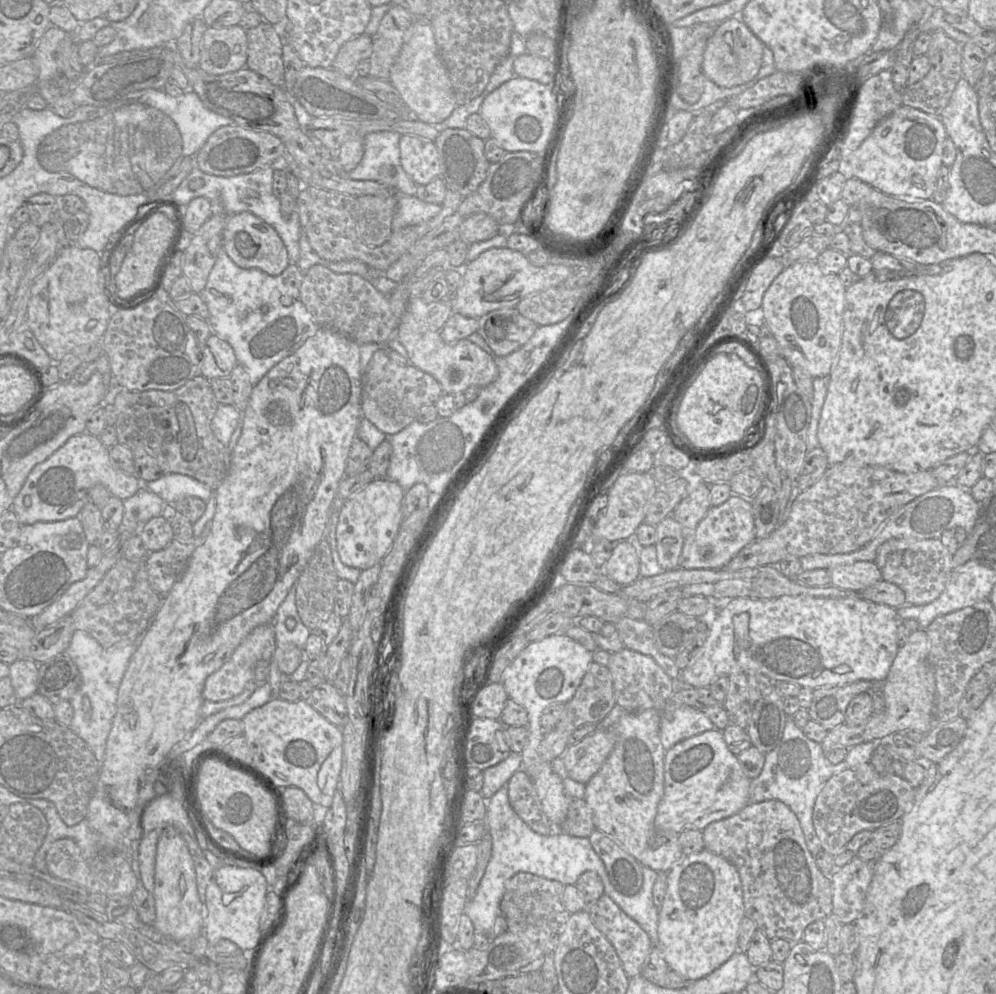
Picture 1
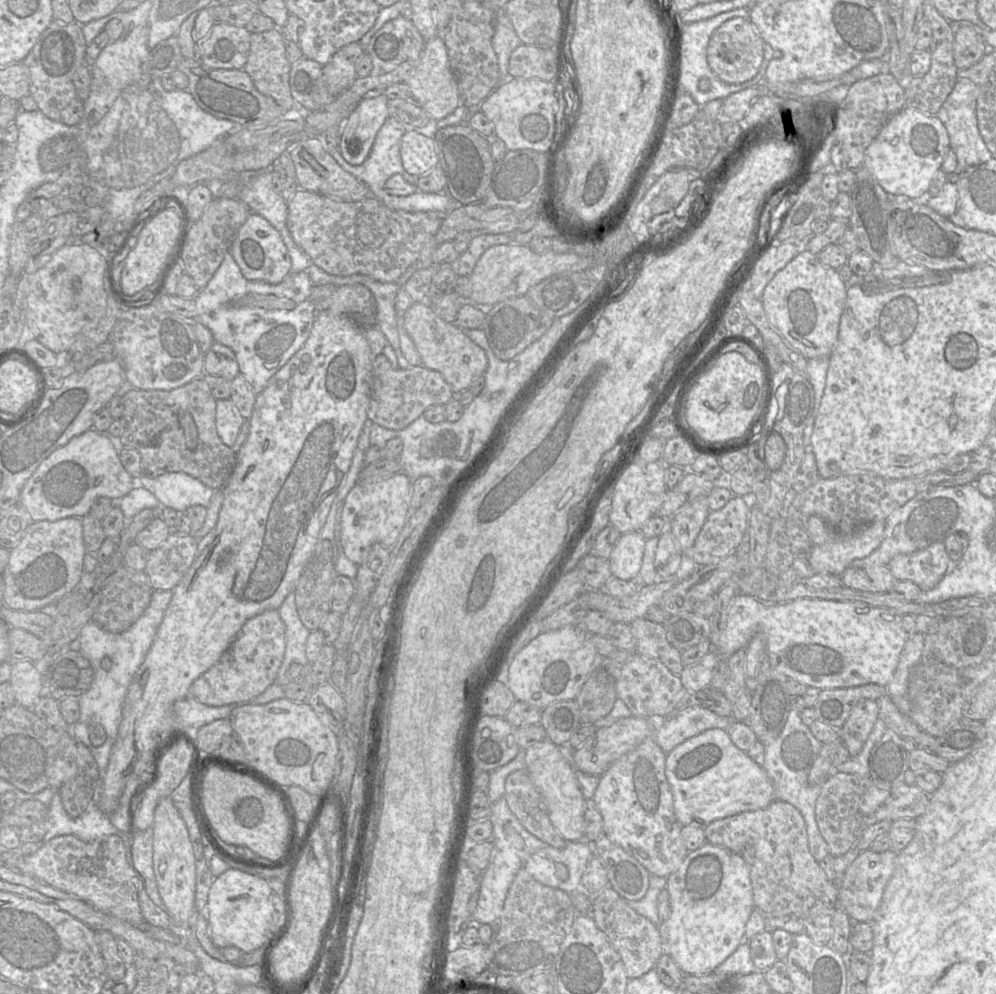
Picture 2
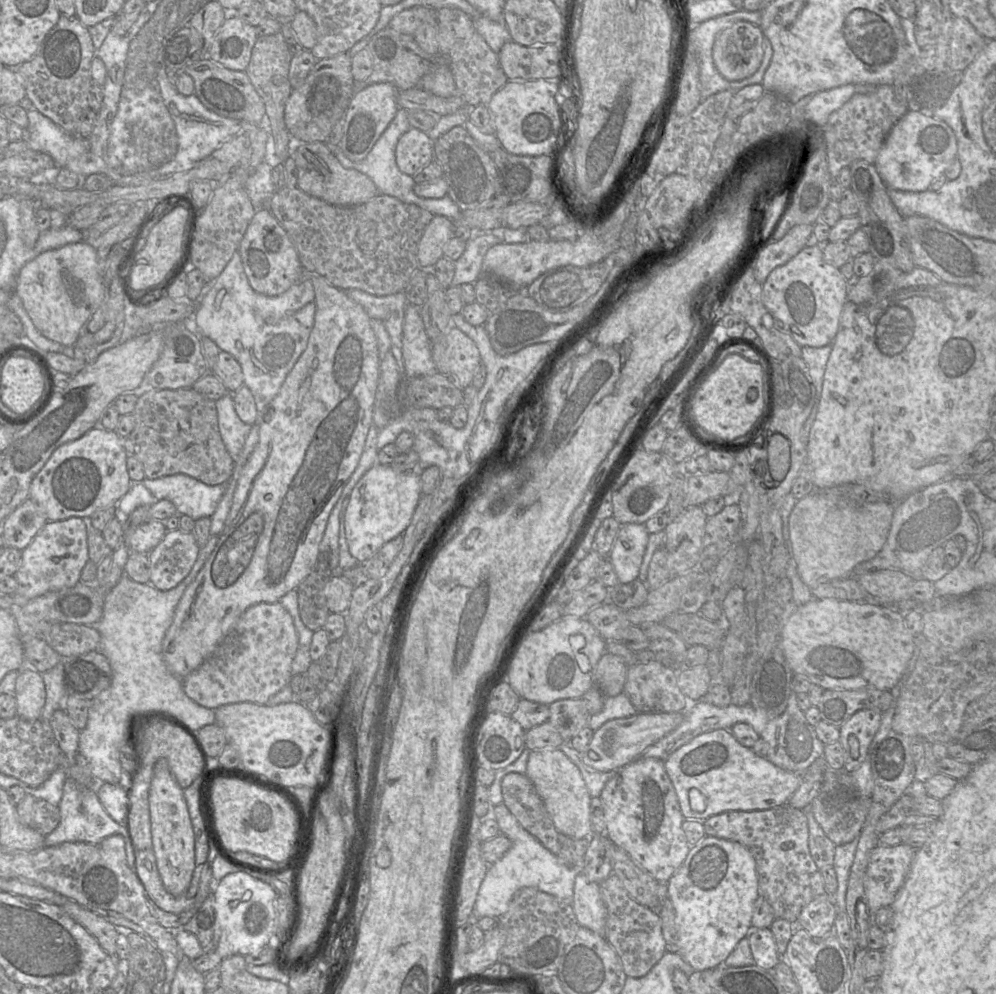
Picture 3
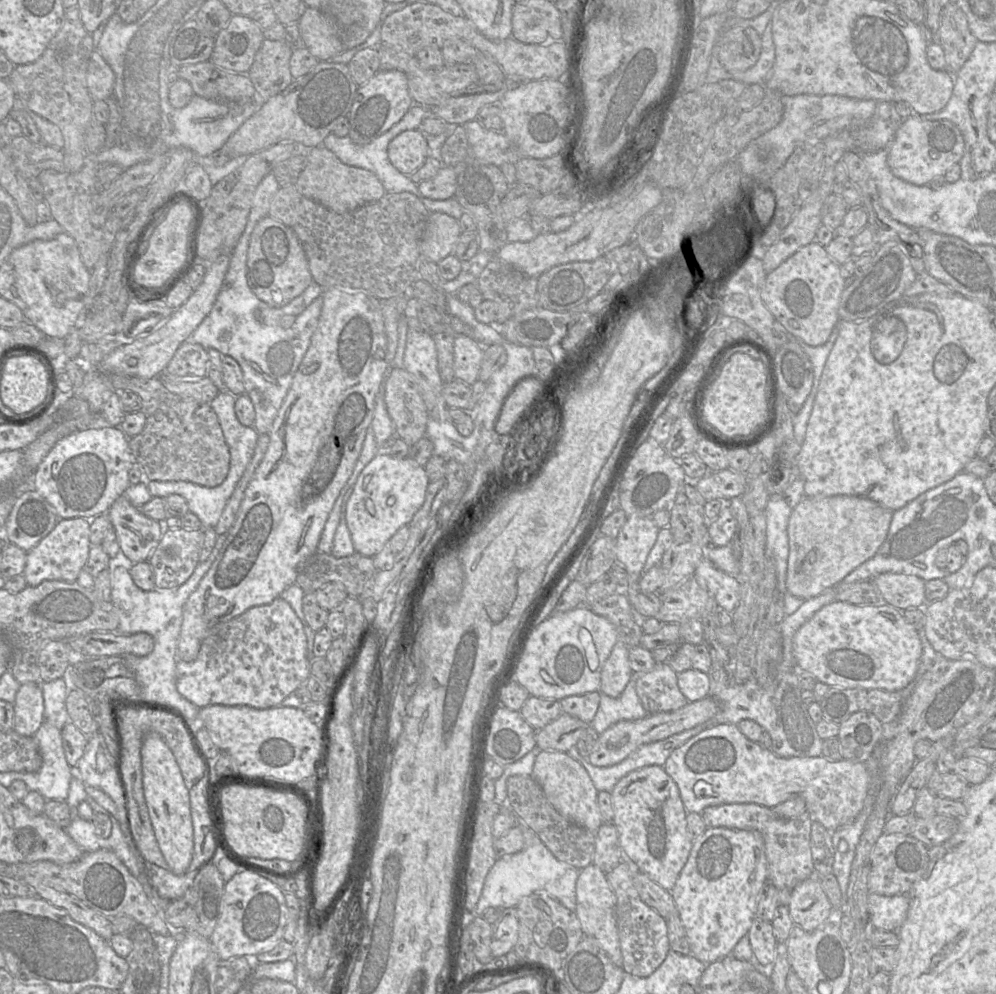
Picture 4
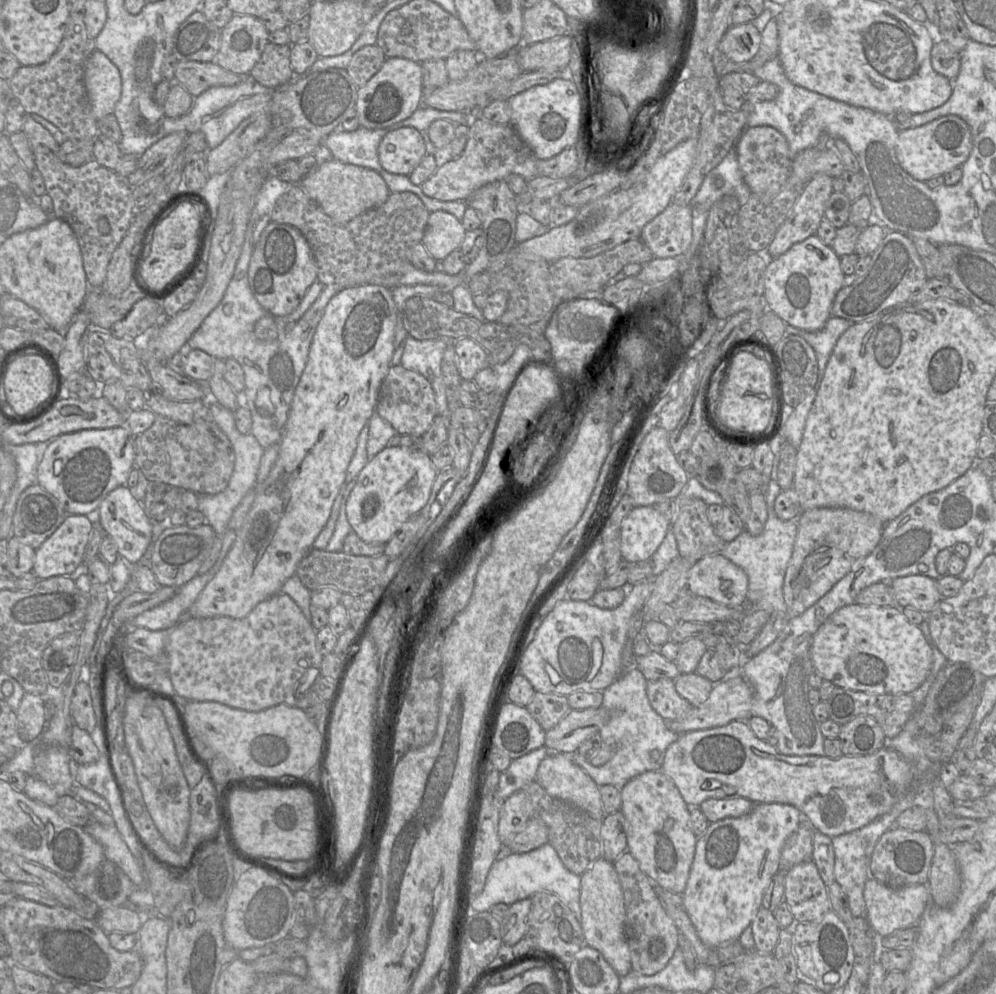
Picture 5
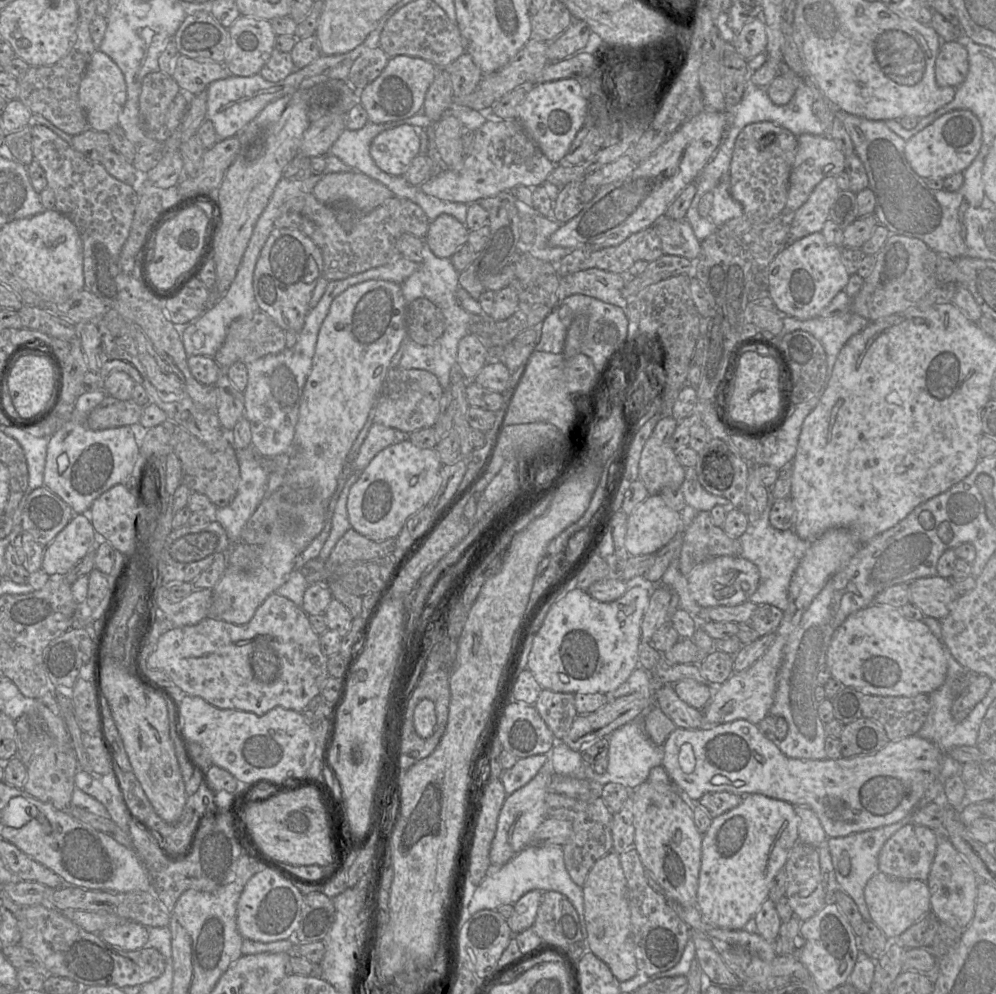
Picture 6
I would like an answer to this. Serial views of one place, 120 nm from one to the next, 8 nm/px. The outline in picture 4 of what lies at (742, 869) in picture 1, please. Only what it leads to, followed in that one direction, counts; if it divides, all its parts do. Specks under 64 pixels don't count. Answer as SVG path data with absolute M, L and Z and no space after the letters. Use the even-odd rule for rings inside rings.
M735 803L709 806L703 810L702 817L707 828L758 831L762 835L767 859L767 880L777 888L780 905L788 906L795 886L815 876L810 847L812 819L808 811L794 819L783 819L771 808L752 803Z

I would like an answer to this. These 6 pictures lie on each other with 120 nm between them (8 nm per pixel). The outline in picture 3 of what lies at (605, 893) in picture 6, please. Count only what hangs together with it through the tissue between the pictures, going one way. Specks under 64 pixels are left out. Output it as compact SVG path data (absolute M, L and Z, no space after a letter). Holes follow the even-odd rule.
M583 872L575 878L572 908L581 927L605 937L607 908L601 898L600 884L590 881Z

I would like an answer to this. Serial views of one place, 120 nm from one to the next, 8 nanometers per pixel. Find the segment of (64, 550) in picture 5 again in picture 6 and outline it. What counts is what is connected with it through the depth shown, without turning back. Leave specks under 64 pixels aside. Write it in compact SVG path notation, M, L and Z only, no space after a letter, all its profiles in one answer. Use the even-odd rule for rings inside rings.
M75 514L45 548L41 569L50 577L65 577L100 538L90 520L83 514Z

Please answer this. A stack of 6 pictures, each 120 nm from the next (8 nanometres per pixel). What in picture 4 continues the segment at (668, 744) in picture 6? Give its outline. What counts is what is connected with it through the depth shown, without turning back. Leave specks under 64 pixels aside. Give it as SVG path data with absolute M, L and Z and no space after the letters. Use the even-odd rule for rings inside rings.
M719 724L706 728L690 738L683 746L675 749L663 768L677 784L688 813L702 814L703 810L709 806L735 803L752 803L773 809L799 796L805 800L806 811L809 812L812 821L822 824L831 834L858 816L871 782L871 777L863 762L846 759L834 762L823 756L781 758L772 750L763 748L758 742L749 740L734 724Z

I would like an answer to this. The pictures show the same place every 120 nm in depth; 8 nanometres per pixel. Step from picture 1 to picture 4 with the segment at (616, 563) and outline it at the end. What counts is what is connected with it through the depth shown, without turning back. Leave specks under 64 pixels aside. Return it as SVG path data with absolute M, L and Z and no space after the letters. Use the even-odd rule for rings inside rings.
M627 516L615 538L615 555L616 561L625 568L629 576L629 585L637 584L643 574L644 564L657 540L658 532L659 528L655 526L652 517Z

